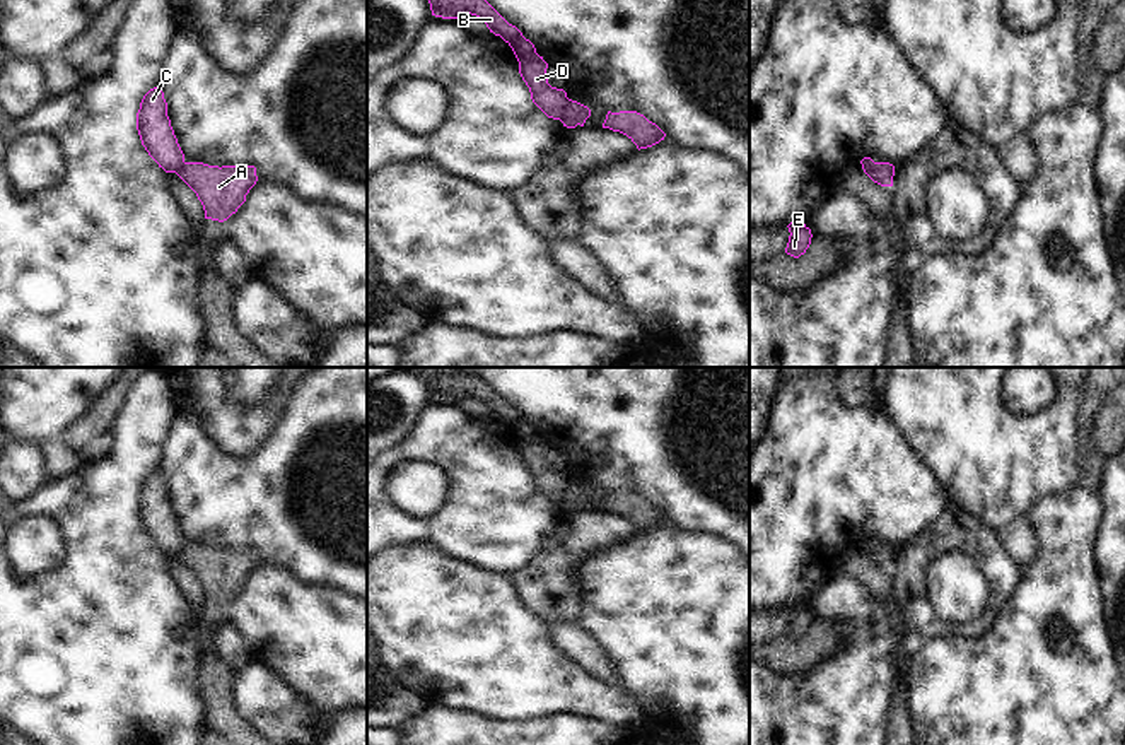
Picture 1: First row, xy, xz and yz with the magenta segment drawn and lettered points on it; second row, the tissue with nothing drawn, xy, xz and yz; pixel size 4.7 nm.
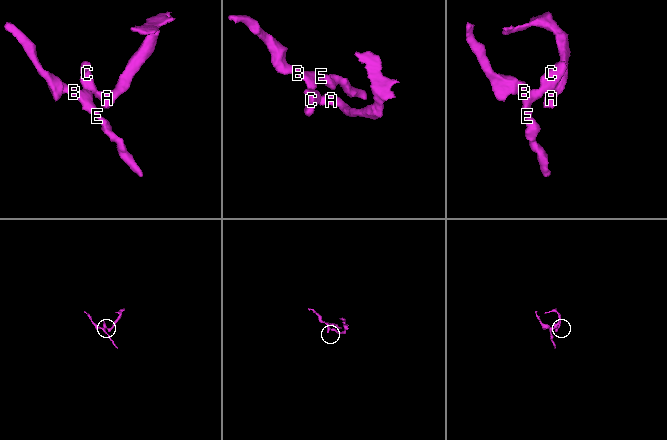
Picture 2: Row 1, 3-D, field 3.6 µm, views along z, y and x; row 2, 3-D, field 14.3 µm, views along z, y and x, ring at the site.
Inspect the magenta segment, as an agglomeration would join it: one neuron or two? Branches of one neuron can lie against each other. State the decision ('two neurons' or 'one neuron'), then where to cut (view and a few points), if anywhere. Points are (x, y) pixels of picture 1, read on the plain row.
two neurons; cut xz (571, 482), (559, 501)

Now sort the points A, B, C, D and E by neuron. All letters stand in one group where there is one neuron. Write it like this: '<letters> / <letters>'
A / B C D E

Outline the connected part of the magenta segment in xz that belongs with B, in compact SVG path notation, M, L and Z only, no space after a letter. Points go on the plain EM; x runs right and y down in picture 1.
M408 367L430 386L432 398L458 402L463 396L480 400L490 415L500 419L519 444L519 456L529 470L533 485L553 502L560 502L567 492L568 480L563 472L551 470L546 461L548 446L536 436L534 427L509 407L481 378L459 371L449 372L439 367Z

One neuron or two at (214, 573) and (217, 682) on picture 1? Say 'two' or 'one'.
one

